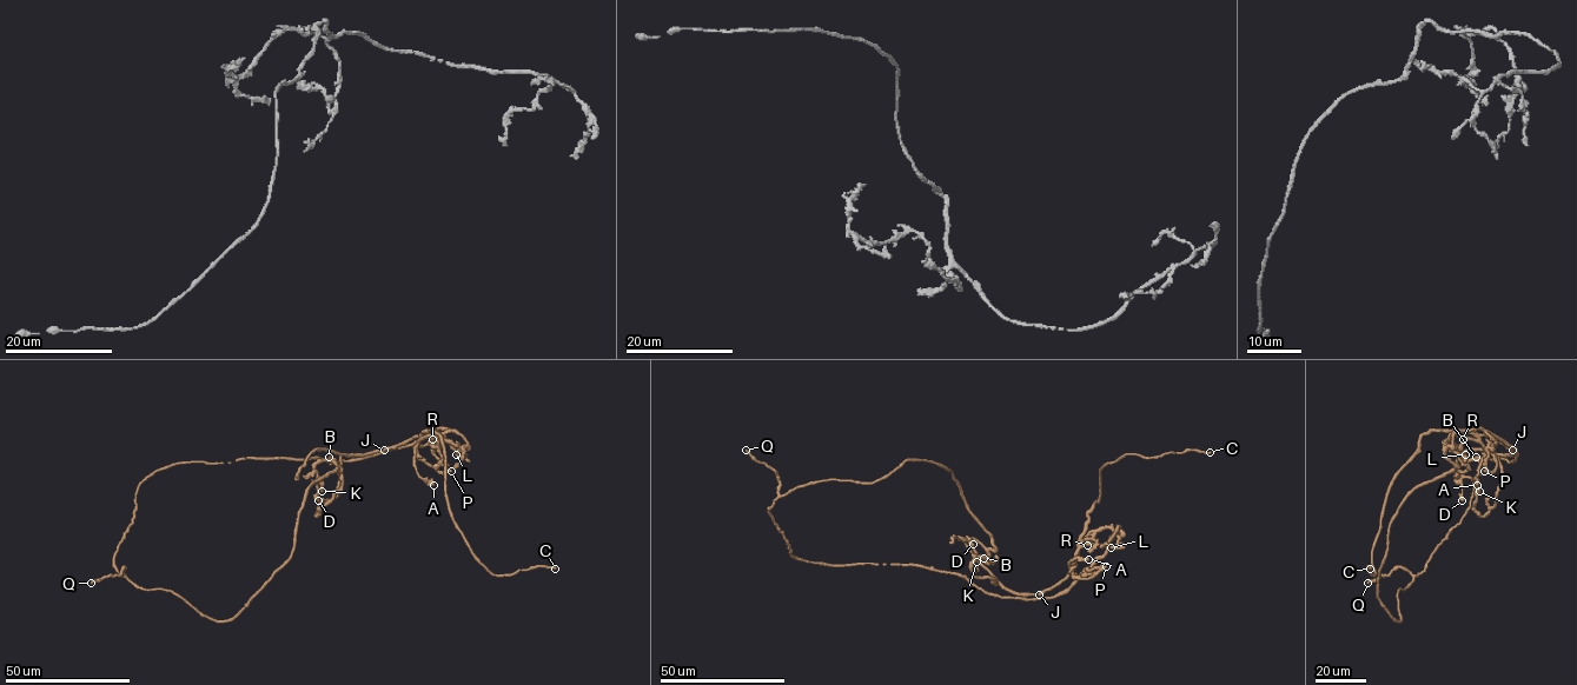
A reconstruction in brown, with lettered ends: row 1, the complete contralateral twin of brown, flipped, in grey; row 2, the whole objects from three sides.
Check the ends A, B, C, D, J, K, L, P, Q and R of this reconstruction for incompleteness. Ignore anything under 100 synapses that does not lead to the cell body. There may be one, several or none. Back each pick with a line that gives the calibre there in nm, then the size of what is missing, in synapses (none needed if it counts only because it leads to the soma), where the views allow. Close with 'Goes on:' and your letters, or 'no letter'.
Goes on: no letter

